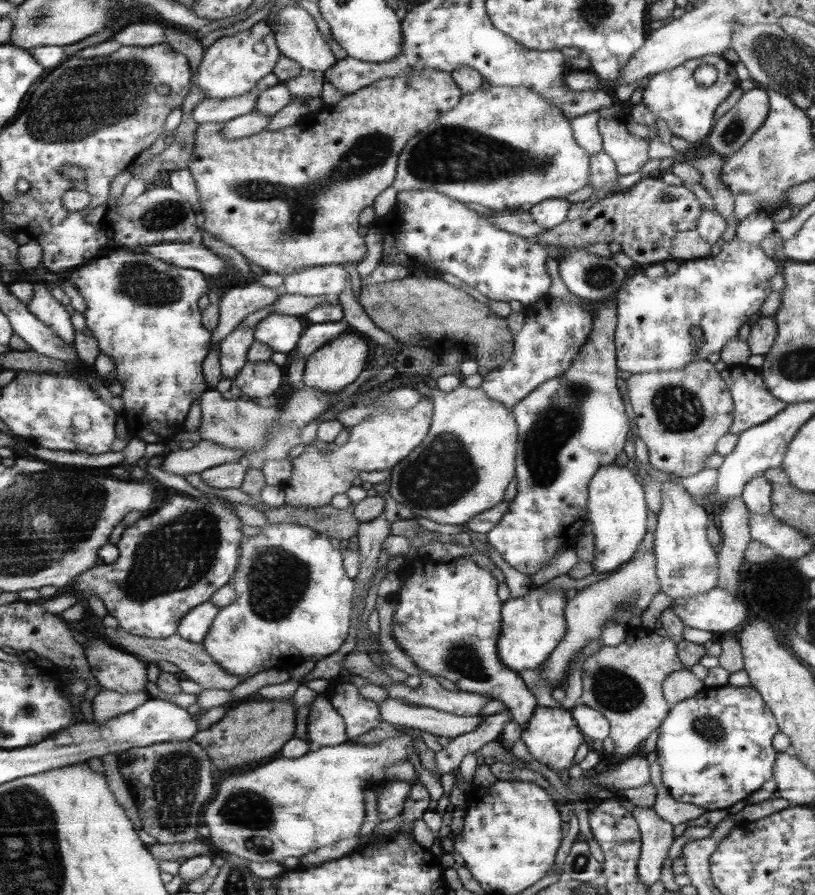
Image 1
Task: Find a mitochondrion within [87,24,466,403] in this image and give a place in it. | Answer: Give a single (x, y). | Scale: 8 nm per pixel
(370, 151)

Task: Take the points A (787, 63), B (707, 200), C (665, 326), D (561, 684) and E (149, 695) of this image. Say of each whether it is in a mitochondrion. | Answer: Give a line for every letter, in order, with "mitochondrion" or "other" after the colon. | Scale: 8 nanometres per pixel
A: mitochondrion
B: other
C: other
D: other
E: other

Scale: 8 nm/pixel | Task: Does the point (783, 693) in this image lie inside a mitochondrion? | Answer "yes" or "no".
no

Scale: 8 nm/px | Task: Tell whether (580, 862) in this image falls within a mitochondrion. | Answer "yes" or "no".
yes

